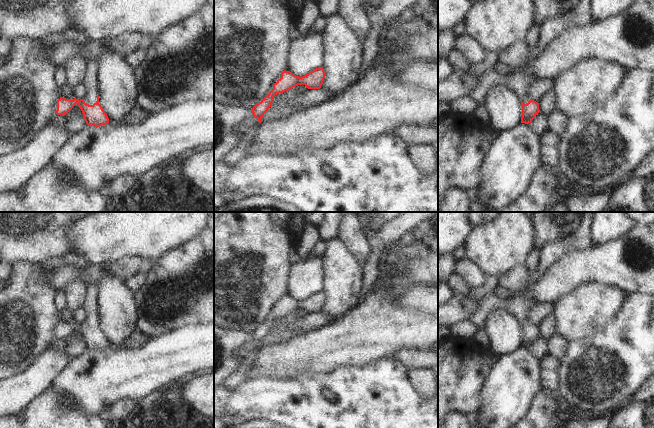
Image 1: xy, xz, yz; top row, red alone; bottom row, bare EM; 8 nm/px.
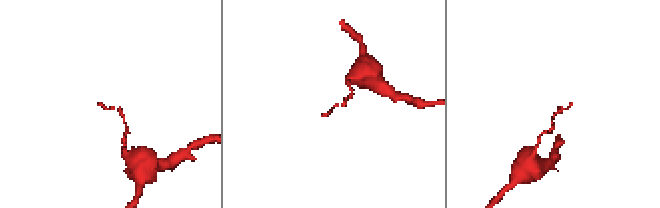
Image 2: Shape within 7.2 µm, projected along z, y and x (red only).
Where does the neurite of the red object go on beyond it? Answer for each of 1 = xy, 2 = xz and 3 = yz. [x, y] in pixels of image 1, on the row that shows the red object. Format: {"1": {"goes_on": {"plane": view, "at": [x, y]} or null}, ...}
{"1": {"goes_on": {"plane": "xy", "at": [90, 82]}}, "2": {"goes_on": null}, "3": {"goes_on": {"plane": "yz", "at": [519, 80]}}}

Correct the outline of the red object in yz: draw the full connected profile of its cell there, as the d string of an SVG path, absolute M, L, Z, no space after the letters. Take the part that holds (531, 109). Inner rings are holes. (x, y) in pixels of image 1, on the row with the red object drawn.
M518 66L507 75L502 75L494 69L488 69L480 78L477 87L470 97L478 104L485 101L487 91L494 85L507 85L519 97L522 104L521 123L529 124L539 113L539 103L532 100L528 95L528 88L537 79L528 69Z

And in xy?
M95 60L87 61L87 69L85 71L85 79L83 85L86 94L83 99L66 99L61 97L57 100L57 115L67 114L76 104L83 113L83 118L87 125L100 127L109 123L109 118L102 106L99 104L99 96L97 91L97 65Z

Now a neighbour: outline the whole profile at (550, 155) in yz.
M550 129L540 136L541 142L541 161L543 165L556 167L561 161L559 144L561 137L557 136Z

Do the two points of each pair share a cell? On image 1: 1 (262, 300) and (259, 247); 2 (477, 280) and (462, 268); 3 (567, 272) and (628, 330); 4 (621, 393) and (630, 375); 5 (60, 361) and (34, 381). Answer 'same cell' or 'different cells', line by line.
1: same cell
2: same cell
3: different cells
4: same cell
5: same cell

